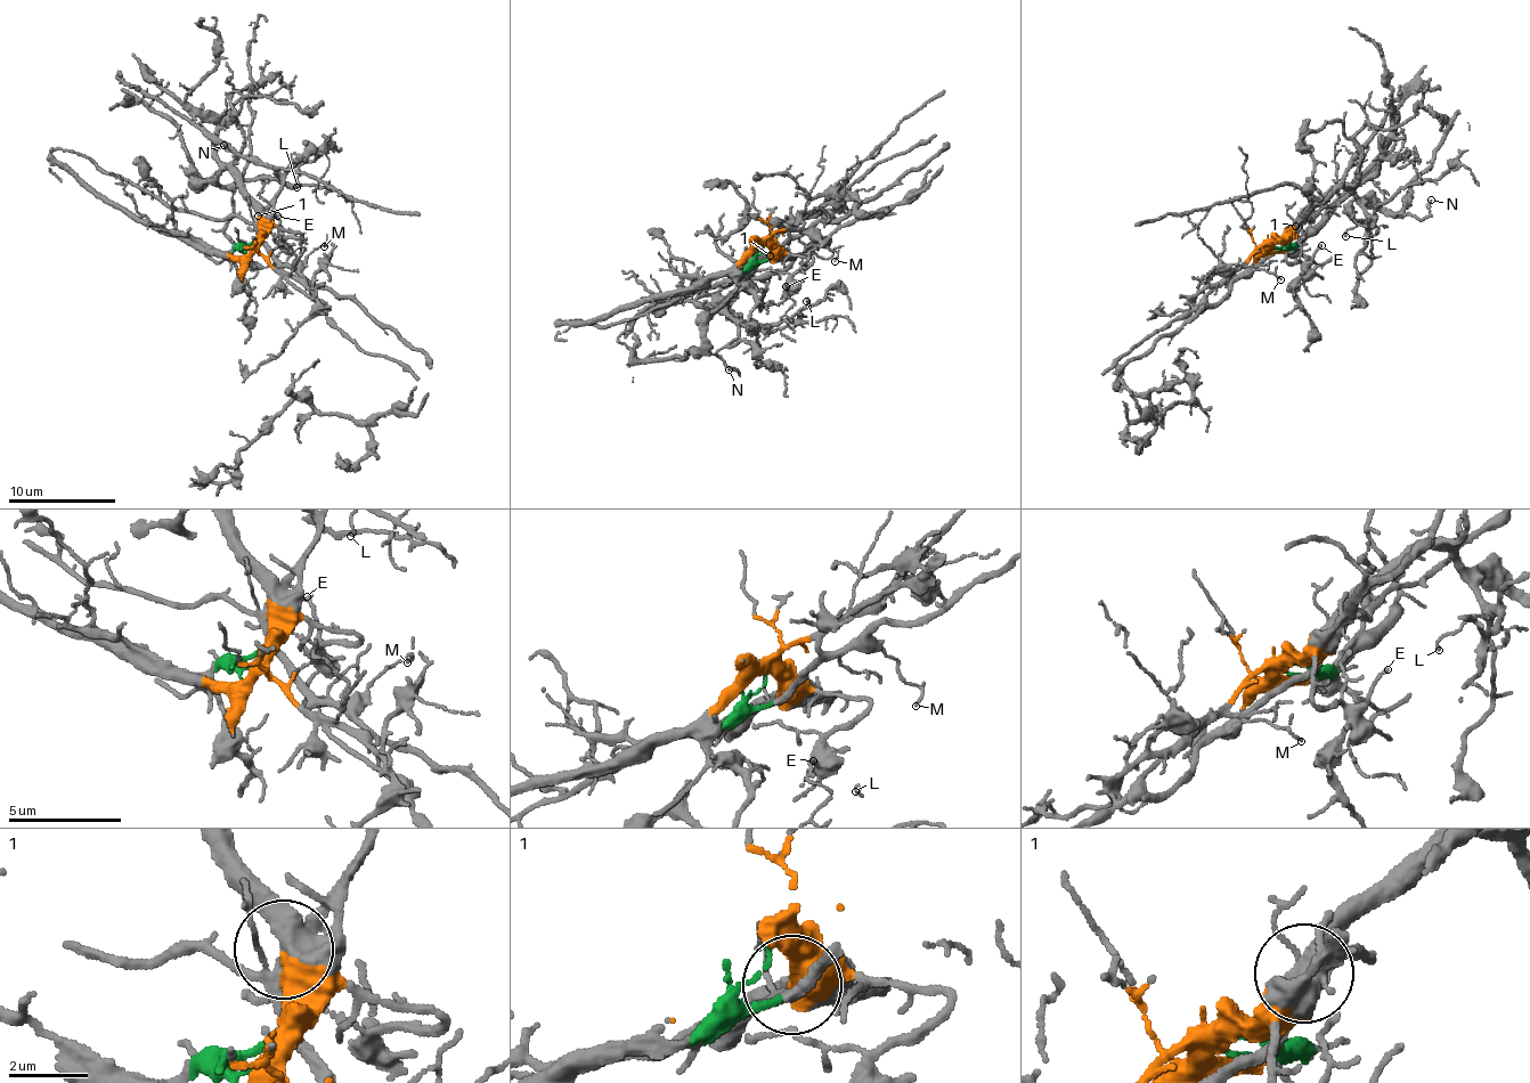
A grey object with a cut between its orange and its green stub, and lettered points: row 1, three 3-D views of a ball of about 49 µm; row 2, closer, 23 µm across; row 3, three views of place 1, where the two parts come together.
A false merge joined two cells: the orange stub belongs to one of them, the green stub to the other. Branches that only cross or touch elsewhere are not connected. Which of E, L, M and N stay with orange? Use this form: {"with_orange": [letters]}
{"with_orange": ["E", "L", "N"]}

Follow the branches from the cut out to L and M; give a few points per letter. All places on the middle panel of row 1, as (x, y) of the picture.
L: (763, 244), (770, 257), (734, 294), (727, 309), (732, 317), (748, 324), (775, 326), (804, 308), (805, 301)
M: (763, 244), (755, 258), (766, 261), (779, 245), (814, 234), (836, 253), (836, 261)

